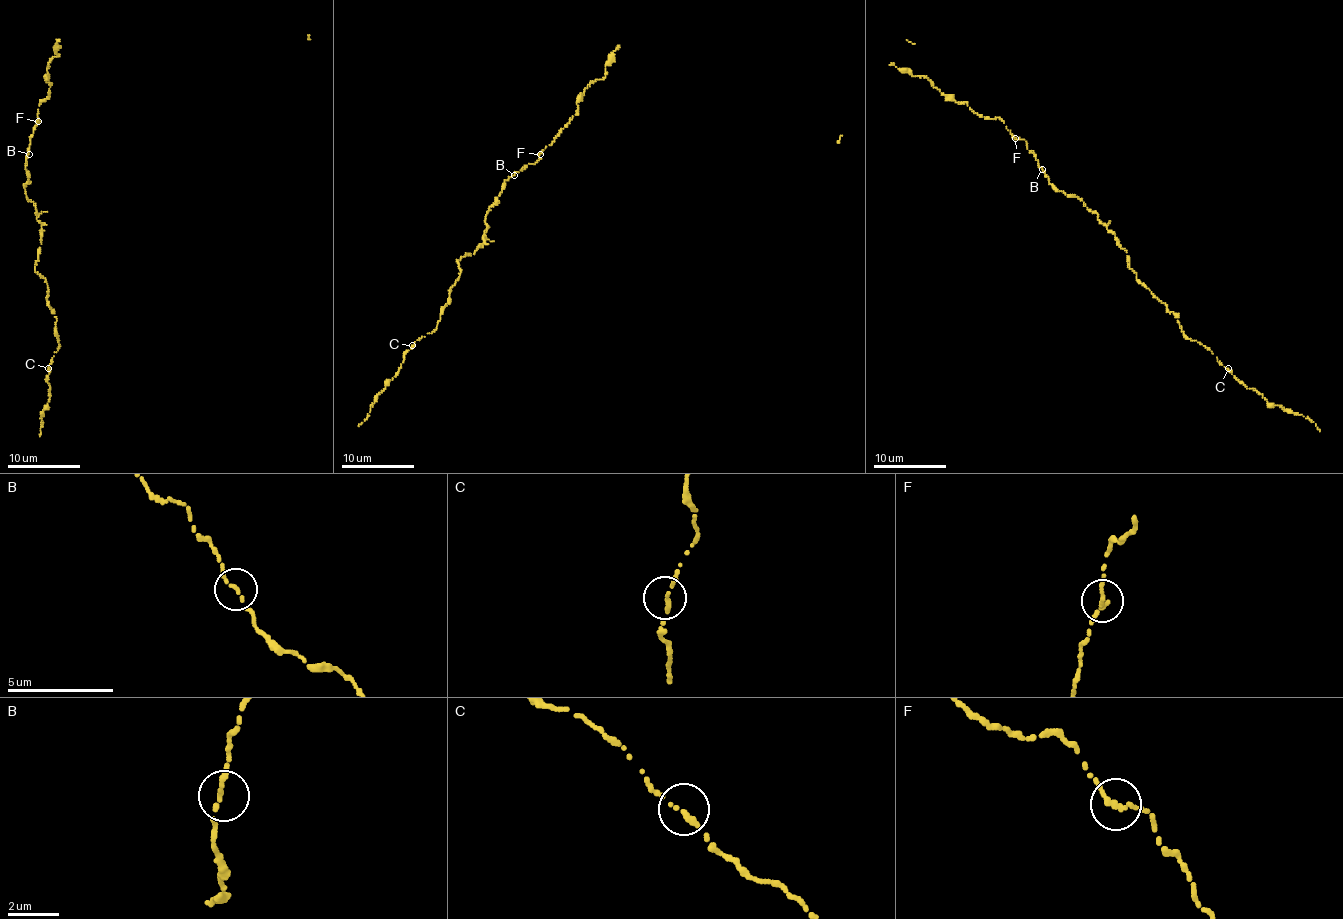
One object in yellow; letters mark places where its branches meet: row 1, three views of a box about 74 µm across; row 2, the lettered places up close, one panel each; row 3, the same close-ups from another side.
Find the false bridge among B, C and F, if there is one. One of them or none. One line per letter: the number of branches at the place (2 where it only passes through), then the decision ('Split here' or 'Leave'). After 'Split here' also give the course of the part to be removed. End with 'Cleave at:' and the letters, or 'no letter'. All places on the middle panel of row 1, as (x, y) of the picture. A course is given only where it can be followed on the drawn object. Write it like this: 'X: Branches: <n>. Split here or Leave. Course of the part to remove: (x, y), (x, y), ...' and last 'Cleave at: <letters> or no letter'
B: Branches: 2. Leave
C: Branches: 2. Leave
F: Branches: 2. Leave
Cleave at: no letter

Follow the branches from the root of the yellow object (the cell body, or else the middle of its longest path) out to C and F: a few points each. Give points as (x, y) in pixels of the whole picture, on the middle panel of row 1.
C: (512, 175), (488, 208), (483, 244), (457, 260), (461, 272), (436, 330), (412, 345)
F: (512, 175), (533, 164), (539, 155)

